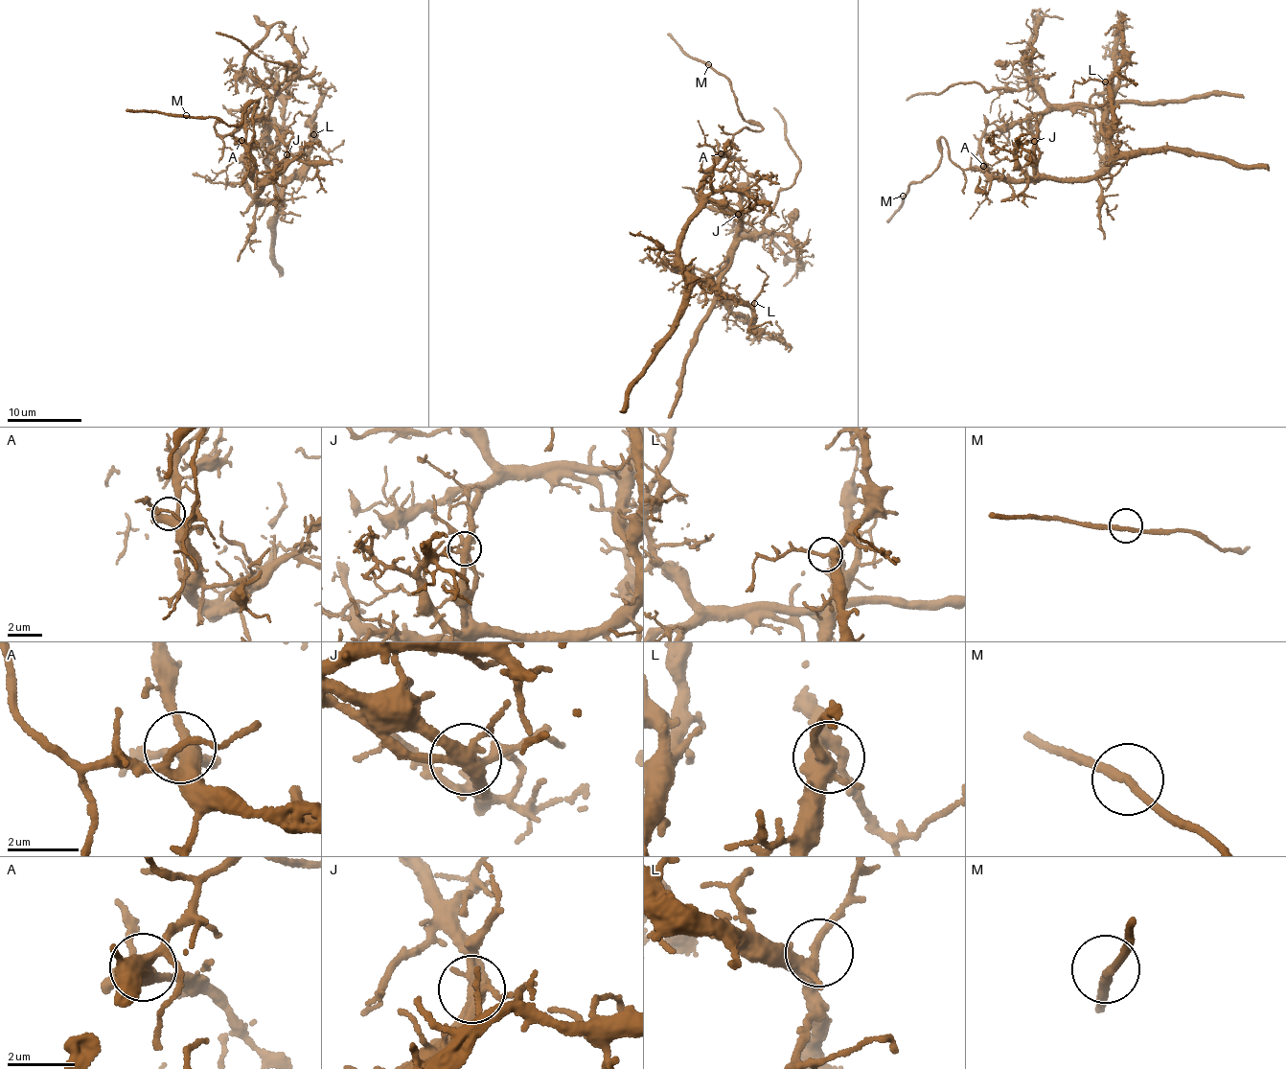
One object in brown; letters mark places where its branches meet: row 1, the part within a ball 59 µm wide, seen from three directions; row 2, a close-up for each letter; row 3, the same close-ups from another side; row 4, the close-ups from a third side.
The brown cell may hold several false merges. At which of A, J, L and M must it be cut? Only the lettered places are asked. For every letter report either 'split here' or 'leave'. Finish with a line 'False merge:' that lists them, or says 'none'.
A: leave
J: split here
L: leave
M: leave
False merge: J

